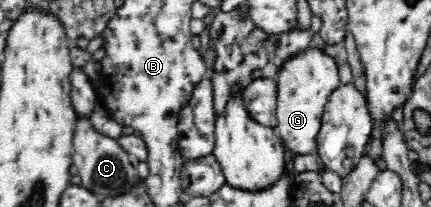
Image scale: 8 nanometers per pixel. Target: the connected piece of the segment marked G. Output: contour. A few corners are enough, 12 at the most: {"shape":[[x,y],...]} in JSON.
{"shape":[[307,48],[283,64],[273,129],[293,156],[317,153],[335,58]]}

